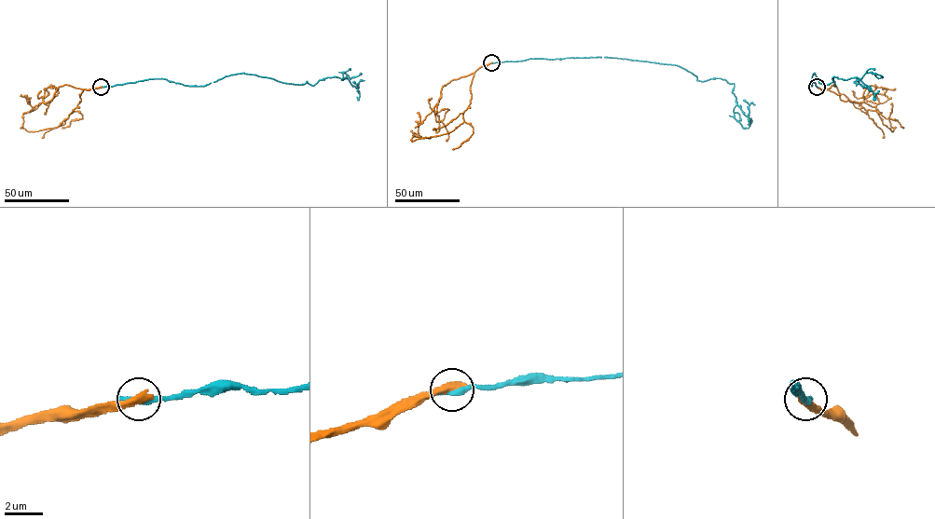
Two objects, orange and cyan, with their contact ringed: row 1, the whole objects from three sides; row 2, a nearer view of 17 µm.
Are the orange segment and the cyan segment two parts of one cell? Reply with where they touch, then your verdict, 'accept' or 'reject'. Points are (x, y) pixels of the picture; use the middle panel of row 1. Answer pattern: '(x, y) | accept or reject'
(491, 62) | reject

